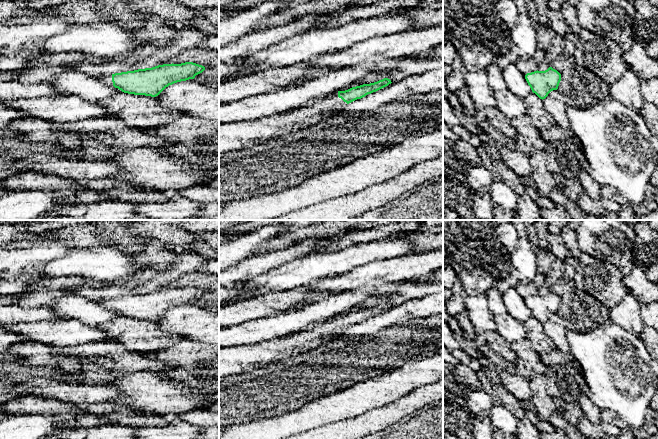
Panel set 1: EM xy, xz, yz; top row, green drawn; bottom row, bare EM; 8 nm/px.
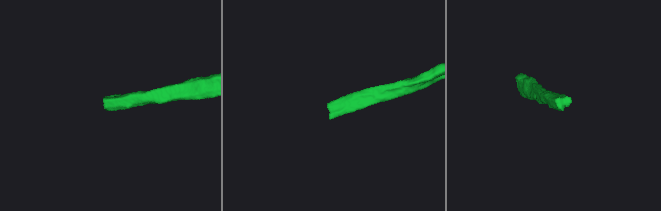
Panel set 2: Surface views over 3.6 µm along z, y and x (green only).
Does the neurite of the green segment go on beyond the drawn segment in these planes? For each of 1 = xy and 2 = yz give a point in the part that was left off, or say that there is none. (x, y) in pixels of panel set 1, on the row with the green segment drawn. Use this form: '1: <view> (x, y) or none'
1: xy (107, 79)
2: none

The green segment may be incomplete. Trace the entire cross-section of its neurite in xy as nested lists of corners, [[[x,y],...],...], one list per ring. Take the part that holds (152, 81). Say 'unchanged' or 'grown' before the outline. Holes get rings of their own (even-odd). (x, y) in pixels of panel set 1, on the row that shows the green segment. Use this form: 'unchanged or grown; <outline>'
grown; [[[185,62],[115,73],[100,78],[124,93],[156,97],[169,85],[194,79],[204,70],[205,67],[202,65]]]

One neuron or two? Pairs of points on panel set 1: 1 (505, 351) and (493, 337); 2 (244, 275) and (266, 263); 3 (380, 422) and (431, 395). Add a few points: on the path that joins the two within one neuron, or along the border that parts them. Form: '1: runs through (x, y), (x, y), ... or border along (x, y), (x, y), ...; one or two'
1: runs through (503, 348), (495, 340); one
2: runs through (249, 270), (254, 265), (261, 264); one
3: runs through (393, 412), (418, 399); one

